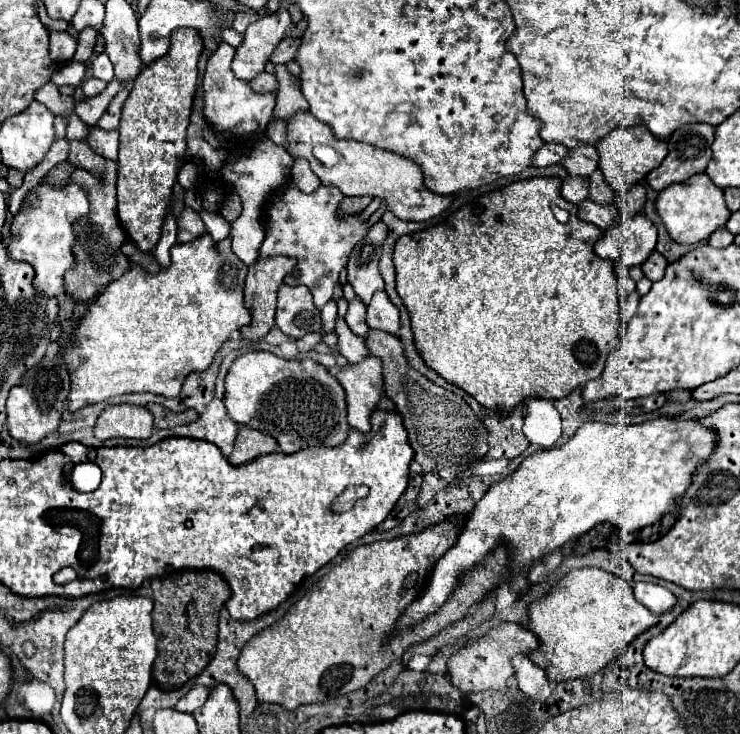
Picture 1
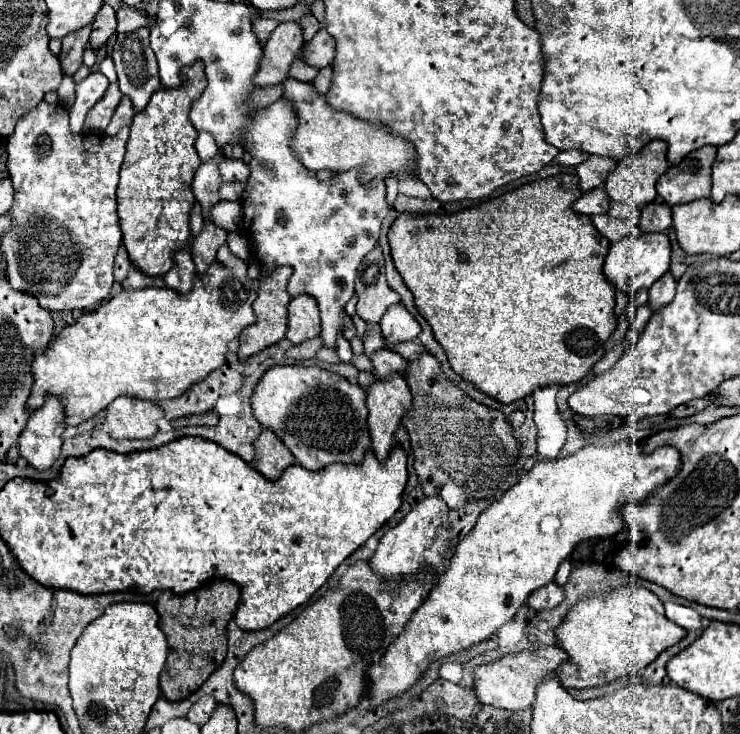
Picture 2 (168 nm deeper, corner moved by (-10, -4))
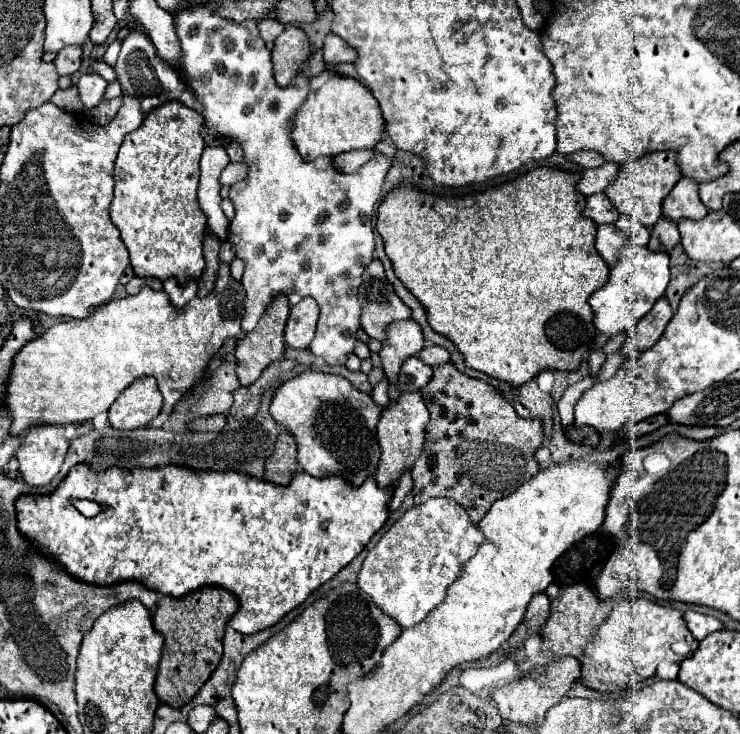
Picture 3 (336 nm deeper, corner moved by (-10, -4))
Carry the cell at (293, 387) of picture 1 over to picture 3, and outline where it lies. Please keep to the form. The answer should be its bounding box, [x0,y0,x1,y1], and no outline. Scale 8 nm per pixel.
[270,370,382,486]

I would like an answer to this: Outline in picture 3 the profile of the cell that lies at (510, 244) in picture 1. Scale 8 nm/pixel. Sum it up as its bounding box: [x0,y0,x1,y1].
[376,166,610,386]

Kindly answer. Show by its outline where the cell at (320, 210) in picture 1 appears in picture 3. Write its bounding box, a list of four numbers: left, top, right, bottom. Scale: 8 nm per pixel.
[174,4,390,366]

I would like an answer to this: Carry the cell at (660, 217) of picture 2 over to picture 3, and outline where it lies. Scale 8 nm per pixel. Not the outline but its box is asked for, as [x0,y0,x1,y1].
[648,216,680,252]

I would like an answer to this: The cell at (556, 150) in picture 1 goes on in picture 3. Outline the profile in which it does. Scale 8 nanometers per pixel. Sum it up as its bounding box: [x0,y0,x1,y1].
[570,152,606,168]

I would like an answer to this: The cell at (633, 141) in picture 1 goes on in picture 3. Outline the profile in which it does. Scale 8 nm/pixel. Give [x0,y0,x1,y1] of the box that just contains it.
[604,152,682,228]

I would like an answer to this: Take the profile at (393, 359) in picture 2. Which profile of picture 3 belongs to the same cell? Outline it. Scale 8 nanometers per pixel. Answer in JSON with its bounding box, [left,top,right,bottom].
[398,358,432,392]

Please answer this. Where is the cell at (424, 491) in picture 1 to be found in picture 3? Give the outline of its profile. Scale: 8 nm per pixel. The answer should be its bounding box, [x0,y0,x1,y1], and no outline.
[356,498,484,628]

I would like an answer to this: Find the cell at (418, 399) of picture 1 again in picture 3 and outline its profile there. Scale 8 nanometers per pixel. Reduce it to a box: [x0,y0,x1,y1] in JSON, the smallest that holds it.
[412,364,544,522]

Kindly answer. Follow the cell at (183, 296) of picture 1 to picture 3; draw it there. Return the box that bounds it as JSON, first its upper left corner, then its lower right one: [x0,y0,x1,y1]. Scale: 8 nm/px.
[6,282,244,434]

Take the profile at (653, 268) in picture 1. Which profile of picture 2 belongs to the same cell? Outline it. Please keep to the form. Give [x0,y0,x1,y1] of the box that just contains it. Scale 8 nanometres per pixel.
[648,272,676,312]

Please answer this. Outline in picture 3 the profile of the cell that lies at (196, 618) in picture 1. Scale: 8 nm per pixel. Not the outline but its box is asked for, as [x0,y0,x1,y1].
[152,586,238,708]

